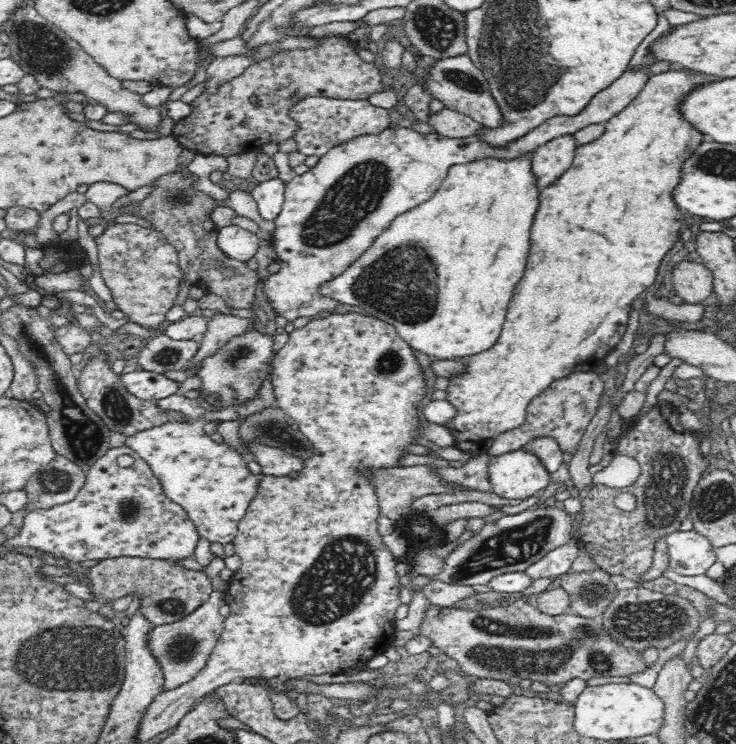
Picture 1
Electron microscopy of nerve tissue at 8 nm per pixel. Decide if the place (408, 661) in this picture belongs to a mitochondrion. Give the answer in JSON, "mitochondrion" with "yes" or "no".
{"mitochondrion":"no"}

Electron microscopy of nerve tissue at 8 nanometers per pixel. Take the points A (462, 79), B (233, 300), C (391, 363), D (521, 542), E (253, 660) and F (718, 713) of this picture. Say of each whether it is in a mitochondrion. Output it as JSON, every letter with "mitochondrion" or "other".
{"A":"mitochondrion","B":"other","C":"mitochondrion","D":"mitochondrion","E":"other","F":"mitochondrion"}

